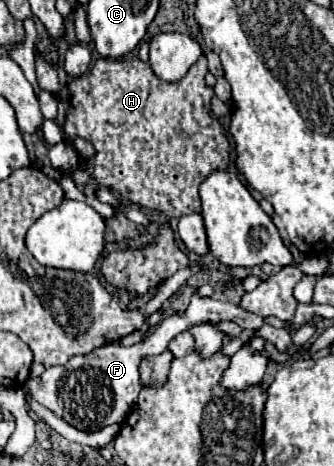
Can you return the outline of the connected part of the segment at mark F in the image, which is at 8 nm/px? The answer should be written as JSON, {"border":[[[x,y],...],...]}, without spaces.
{"border":[[[194,292],[191,295],[189,306],[182,316],[164,318],[156,330],[144,338],[142,342],[122,348],[114,344],[106,344],[102,348],[96,348],[94,352],[86,356],[74,356],[64,366],[52,366],[46,368],[38,378],[28,378],[24,388],[28,386],[28,394],[42,404],[44,408],[52,410],[56,416],[64,418],[68,424],[76,426],[78,430],[100,430],[110,424],[120,424],[126,420],[126,416],[136,406],[138,394],[142,390],[138,368],[142,358],[162,354],[166,350],[166,344],[180,332],[184,332],[191,324],[202,324],[210,320],[212,324],[222,320],[232,320],[244,330],[258,330],[264,324],[264,318],[242,310],[236,304],[220,302],[214,298],[198,297]]]}

